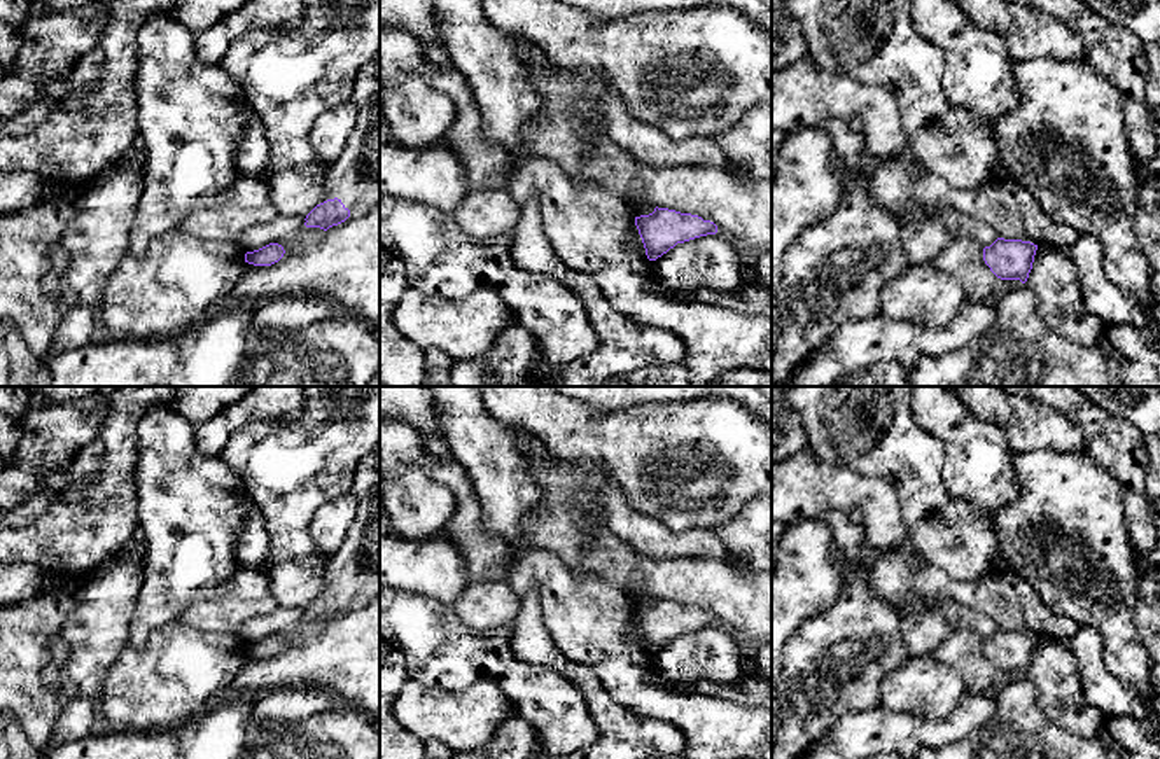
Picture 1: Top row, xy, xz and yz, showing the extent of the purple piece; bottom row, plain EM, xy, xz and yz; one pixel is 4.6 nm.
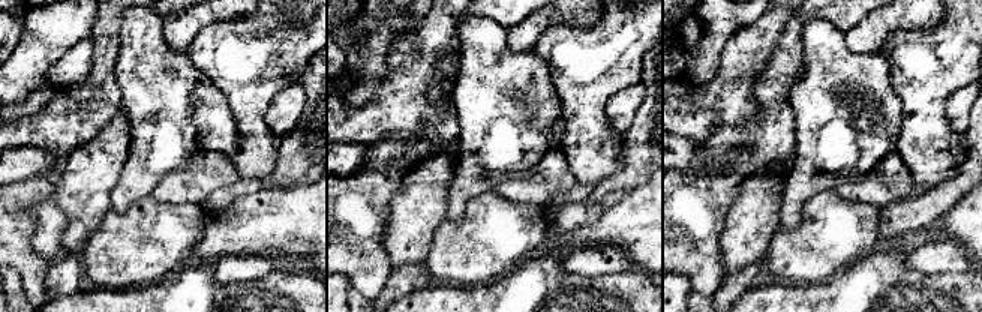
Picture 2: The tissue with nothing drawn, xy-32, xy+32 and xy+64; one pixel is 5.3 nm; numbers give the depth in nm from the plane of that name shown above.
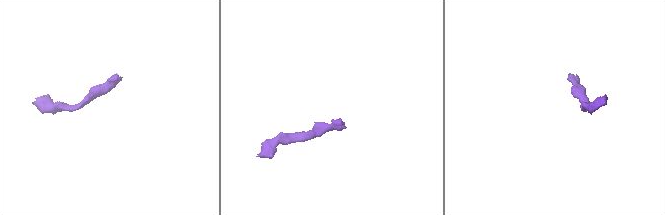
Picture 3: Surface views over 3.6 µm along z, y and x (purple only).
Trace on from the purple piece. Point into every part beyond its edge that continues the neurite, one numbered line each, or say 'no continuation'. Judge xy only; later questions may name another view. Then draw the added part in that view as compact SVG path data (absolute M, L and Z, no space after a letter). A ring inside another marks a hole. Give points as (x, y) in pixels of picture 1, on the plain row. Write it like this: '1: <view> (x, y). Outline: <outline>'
1: xy (354, 569). Outline: M380 444L360 458L350 493L357 498L357 514L341 547L329 556L322 595L338 589L350 602L348 610L359 610L380 593Z

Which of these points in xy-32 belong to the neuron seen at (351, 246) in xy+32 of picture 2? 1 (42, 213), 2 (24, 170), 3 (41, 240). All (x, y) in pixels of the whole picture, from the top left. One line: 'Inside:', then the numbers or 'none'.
Inside: none

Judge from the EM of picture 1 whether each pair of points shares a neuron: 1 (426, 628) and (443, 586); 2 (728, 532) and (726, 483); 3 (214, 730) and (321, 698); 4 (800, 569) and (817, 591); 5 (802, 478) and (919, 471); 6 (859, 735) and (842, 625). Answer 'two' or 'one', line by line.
1: two
2: two
3: two
4: one
5: two
6: two

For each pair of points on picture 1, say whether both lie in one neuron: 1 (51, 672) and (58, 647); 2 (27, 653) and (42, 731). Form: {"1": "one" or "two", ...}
{"1": "one", "2": "one"}

